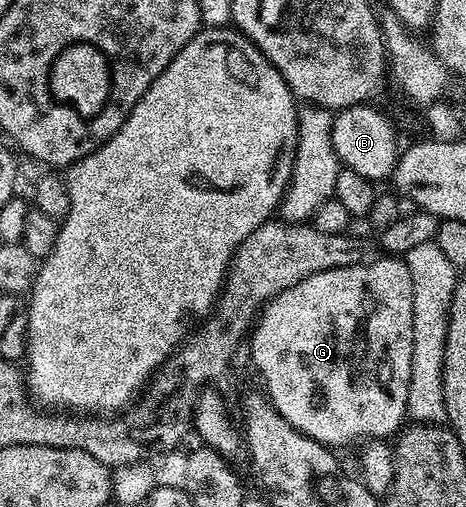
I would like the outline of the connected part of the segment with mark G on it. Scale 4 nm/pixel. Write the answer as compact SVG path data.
M403 258L383 259L385 260L375 260L372 264L360 262L350 264L348 268L325 270L321 274L313 274L309 278L297 282L297 286L289 286L289 290L285 290L267 301L249 336L251 360L255 363L260 378L263 379L264 386L262 385L262 387L265 389L265 395L277 410L277 414L281 414L281 418L285 418L285 422L289 422L289 426L301 430L309 438L328 446L347 444L350 440L370 442L391 438L405 424L407 399L409 398L409 374L413 366L413 285Z

